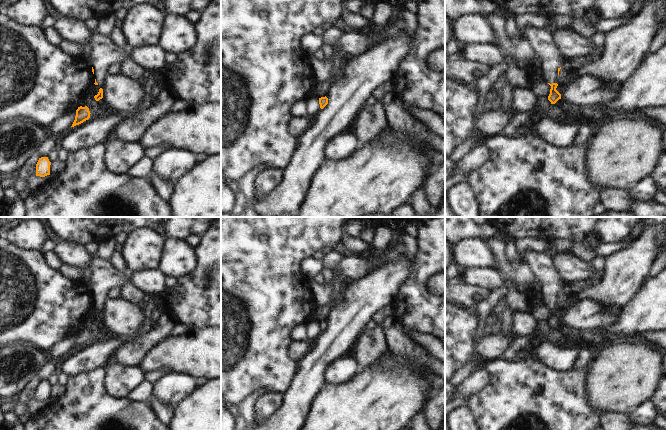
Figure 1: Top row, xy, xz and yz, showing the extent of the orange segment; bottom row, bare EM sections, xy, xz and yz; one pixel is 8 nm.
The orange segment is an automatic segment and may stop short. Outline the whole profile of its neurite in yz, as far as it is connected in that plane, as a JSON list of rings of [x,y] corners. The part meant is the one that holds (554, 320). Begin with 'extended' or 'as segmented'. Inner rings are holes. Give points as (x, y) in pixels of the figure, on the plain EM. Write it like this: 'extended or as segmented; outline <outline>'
extended; outline [[[528,250],[523,255],[522,260],[531,268],[535,279],[540,281],[543,286],[545,305],[551,310],[548,324],[551,328],[555,328],[561,323],[561,318],[556,312],[561,309],[559,295],[562,289],[566,289],[566,283],[557,273],[553,259],[549,254]]]

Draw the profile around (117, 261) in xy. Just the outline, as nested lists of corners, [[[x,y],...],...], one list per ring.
[[[114,252],[109,262],[115,270],[121,273],[128,273],[127,265],[121,253]]]

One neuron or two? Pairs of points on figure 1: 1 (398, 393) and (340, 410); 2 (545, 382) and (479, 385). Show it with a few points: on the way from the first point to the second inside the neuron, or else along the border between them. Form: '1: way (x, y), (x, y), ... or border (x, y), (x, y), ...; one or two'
1: way (384, 400), (372, 408), (354, 410); one
2: border (481, 366), (488, 381), (480, 391), (467, 400); two

